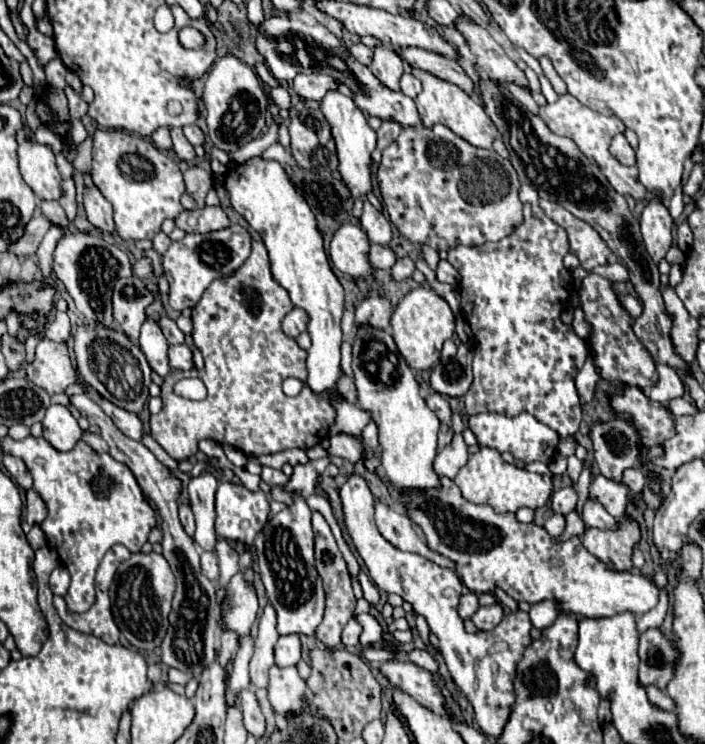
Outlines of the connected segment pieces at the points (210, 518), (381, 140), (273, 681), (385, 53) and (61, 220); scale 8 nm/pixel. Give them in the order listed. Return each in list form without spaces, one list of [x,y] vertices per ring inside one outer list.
[[[200,474],[198,478],[192,478],[188,484],[190,506],[192,506],[194,516],[196,516],[194,542],[206,552],[212,552],[214,544],[216,544],[216,534],[214,534],[216,486],[218,486],[218,480],[212,474]]]
[[[382,122],[382,126],[378,128],[378,144],[376,144],[374,152],[372,152],[372,162],[376,162],[376,164],[380,162],[382,150],[386,146],[390,146],[398,138],[400,132],[402,132],[402,126],[400,124],[386,124],[386,122]]]
[[[272,664],[268,674],[270,674],[268,700],[280,716],[288,716],[288,712],[298,712],[306,708],[306,700],[304,700],[306,682],[298,676],[296,666],[280,668]]]
[[[378,44],[374,48],[374,62],[370,70],[374,72],[374,76],[378,76],[378,80],[382,80],[382,84],[400,90],[400,76],[404,74],[404,62],[396,48]]]
[[[42,202],[42,214],[50,220],[50,222],[54,222],[54,224],[58,224],[58,226],[62,226],[62,228],[68,228],[68,218],[66,218],[66,214],[64,214],[64,210],[62,210],[62,206],[58,204],[58,202]]]

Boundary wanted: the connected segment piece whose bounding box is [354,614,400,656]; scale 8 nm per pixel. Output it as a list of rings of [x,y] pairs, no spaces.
[[[356,614],[354,620],[362,626],[362,634],[360,634],[360,642],[368,642],[372,646],[382,646],[386,650],[390,650],[394,656],[400,654],[398,646],[394,642],[390,642],[390,638],[386,636],[384,628],[378,624],[378,620],[372,614]]]

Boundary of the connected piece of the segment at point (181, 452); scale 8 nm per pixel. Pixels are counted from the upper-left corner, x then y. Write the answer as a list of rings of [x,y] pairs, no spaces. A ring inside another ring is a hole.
[[[260,240],[252,242],[252,254],[234,272],[230,278],[218,278],[210,288],[202,294],[202,300],[192,308],[192,338],[194,346],[204,356],[204,368],[202,370],[190,370],[190,372],[170,372],[164,378],[164,384],[160,386],[160,398],[164,402],[162,410],[154,416],[150,416],[150,436],[174,458],[174,460],[186,460],[198,452],[200,440],[212,440],[218,444],[228,444],[244,454],[250,456],[262,456],[262,454],[274,454],[288,448],[302,448],[308,450],[316,444],[320,444],[324,438],[328,438],[328,430],[334,424],[336,410],[330,402],[328,392],[314,392],[306,384],[306,350],[302,350],[294,338],[288,338],[282,332],[282,318],[294,308],[290,302],[288,292],[278,286],[278,282],[270,274],[268,264],[268,252],[266,246]],[[186,376],[196,376],[204,380],[208,388],[208,396],[200,402],[186,400],[182,396],[176,396],[172,386]],[[294,376],[304,382],[304,388],[298,396],[290,398],[282,392],[282,382]]]

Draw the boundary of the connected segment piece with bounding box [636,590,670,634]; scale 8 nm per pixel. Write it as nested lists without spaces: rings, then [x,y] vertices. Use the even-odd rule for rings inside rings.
[[[662,590],[658,606],[654,606],[650,612],[646,612],[646,614],[642,614],[642,616],[636,618],[636,626],[638,626],[638,632],[640,632],[640,634],[646,632],[648,628],[660,628],[660,626],[662,626],[664,616],[666,616],[666,612],[668,612],[668,604],[670,604],[668,600],[670,600],[668,590]]]

